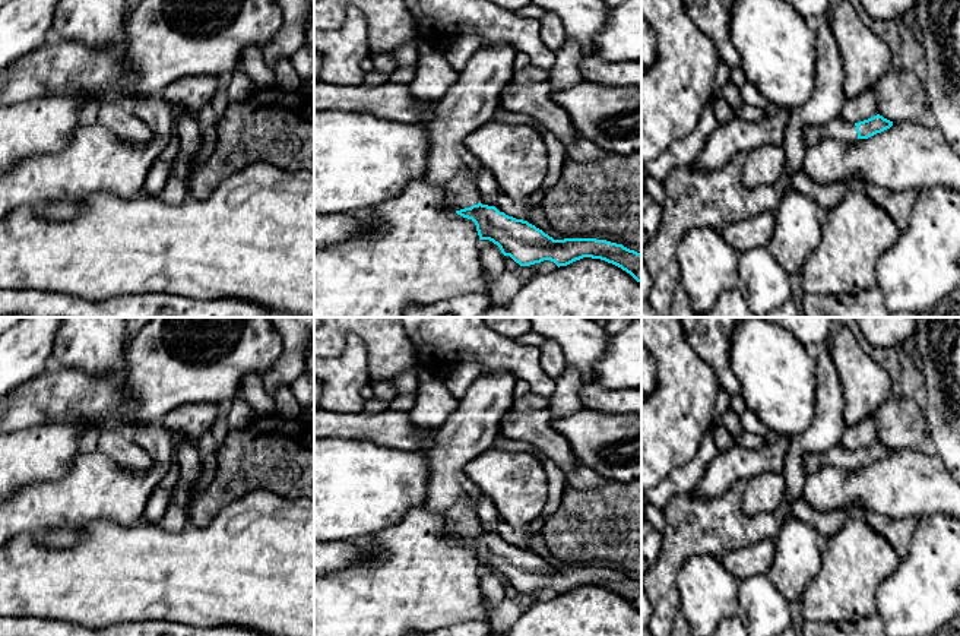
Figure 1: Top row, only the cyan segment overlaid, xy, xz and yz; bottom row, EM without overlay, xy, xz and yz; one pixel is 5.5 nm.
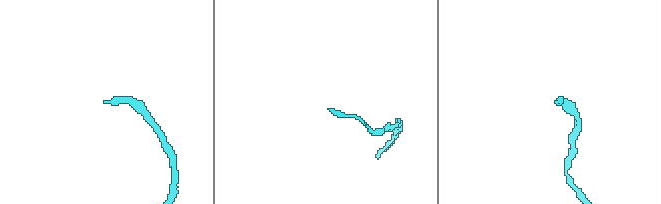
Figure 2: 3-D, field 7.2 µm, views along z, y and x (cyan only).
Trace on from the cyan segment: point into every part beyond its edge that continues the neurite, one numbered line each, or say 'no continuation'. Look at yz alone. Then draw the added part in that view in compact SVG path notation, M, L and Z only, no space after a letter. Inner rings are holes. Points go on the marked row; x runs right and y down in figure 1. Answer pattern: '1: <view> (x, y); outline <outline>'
1: yz (837, 129); outline M837 117L826 126L811 126L805 129L805 142L808 148L817 145L823 139L855 142L858 140L856 126Z

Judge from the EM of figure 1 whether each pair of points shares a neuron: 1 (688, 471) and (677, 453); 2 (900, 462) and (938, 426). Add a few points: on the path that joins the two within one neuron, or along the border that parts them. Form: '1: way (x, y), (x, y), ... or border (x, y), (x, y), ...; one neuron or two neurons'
1: border (703, 434), (697, 453), (656, 484); two neurons
2: border (931, 451), (944, 465); two neurons

